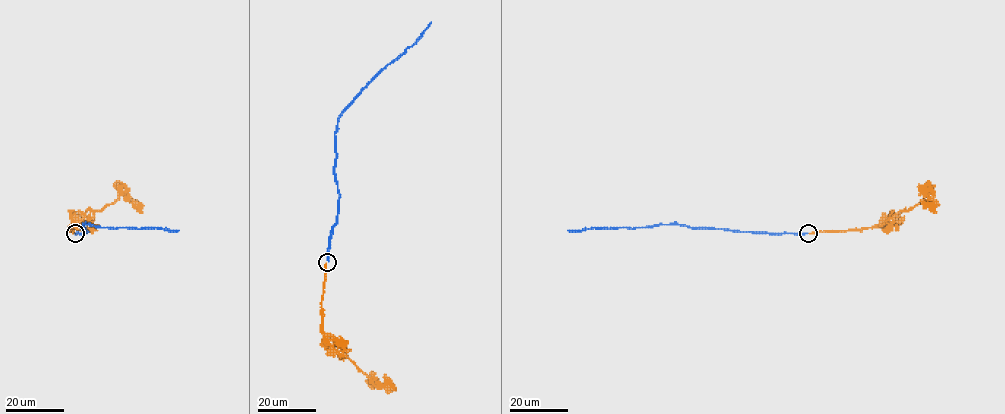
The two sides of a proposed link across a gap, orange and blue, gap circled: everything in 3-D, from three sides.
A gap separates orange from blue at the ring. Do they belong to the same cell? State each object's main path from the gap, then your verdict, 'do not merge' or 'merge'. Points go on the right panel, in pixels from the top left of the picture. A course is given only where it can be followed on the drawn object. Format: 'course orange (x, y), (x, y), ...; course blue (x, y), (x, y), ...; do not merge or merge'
course orange (809, 233), (883, 224), (898, 212), (918, 204), (928, 190), (932, 191), (929, 204), (920, 201); course blue (808, 233), (746, 232), (675, 224), (567, 230); merge

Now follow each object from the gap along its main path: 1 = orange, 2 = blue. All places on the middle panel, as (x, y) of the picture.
1: (326, 263), (322, 330), (338, 339), (346, 356), (369, 378), (379, 382), (379, 387), (386, 383), (384, 374)
2: (328, 262), (329, 238), (336, 222), (339, 197), (335, 173), (338, 117), (431, 21)

